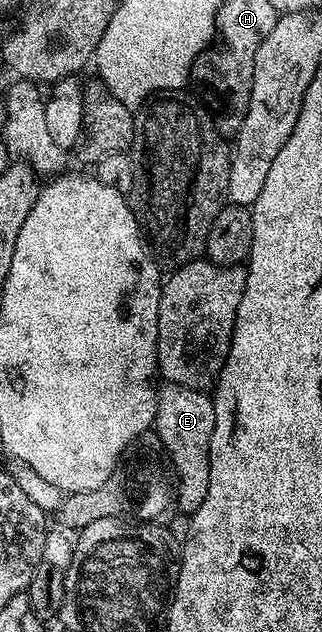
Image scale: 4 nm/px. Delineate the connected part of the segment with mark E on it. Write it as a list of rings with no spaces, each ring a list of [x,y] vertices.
[[[172,384],[162,385],[157,392],[157,415],[153,426],[155,431],[157,430],[156,441],[163,447],[171,466],[173,461],[173,466],[177,469],[175,506],[178,506],[185,516],[191,516],[207,497],[209,445],[211,432],[215,428],[215,408],[212,397],[204,390],[192,390],[186,386]]]

